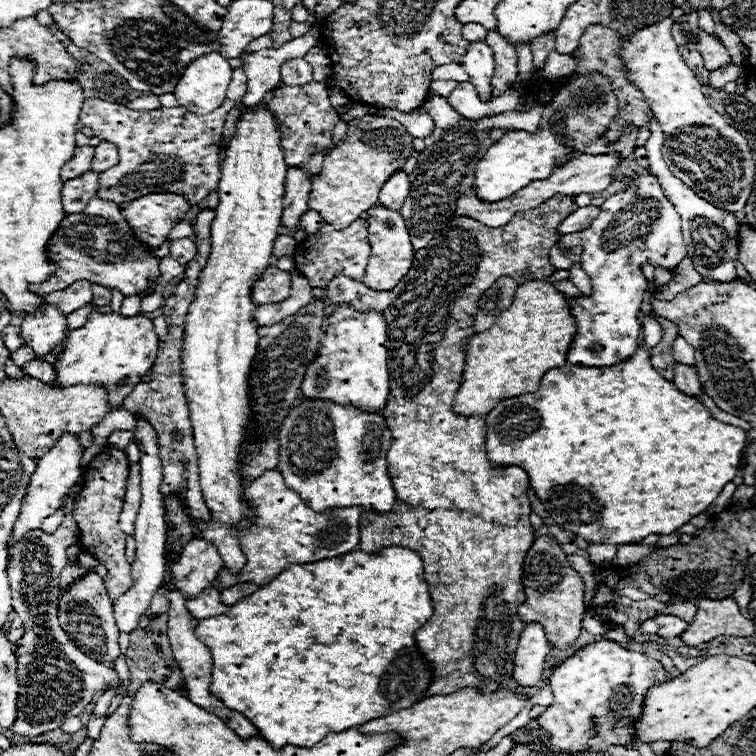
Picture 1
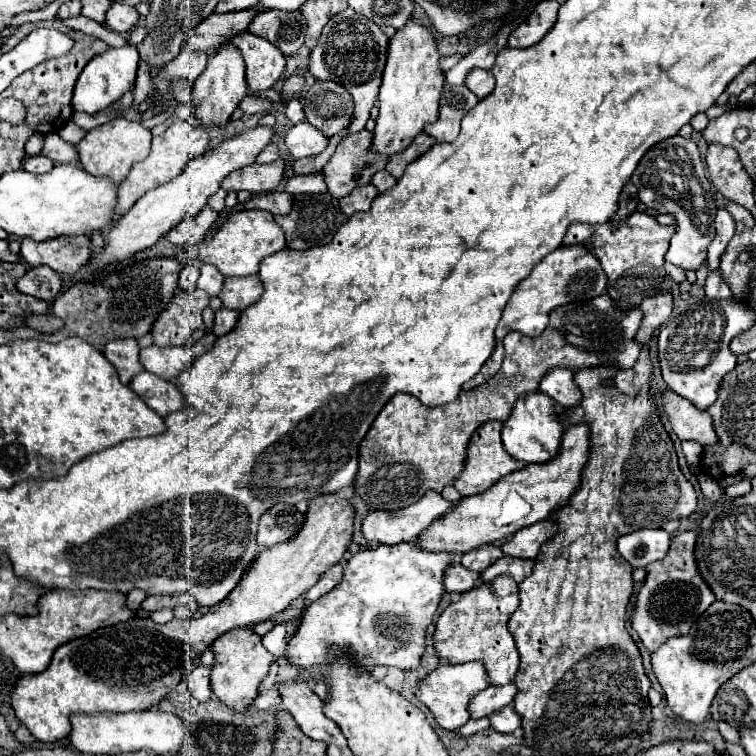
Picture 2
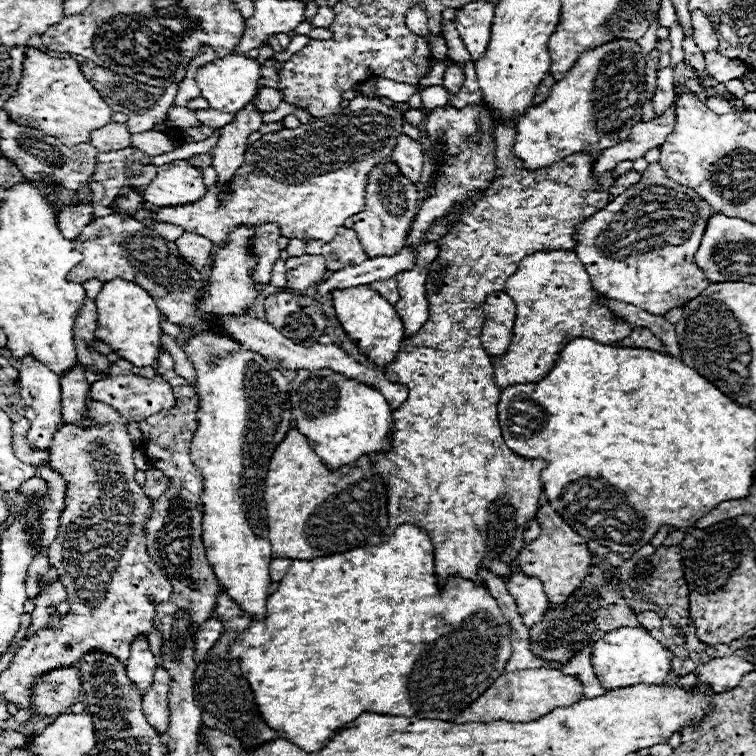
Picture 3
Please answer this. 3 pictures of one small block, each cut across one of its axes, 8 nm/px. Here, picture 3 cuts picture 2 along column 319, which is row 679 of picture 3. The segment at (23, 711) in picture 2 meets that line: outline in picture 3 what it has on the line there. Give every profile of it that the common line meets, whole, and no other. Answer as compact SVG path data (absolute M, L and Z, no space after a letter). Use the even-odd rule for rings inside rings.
M538 668L538 670L520 670L520 672L504 672L480 700L472 702L462 714L458 714L456 722L492 722L492 720L508 720L508 722L530 722L538 720L544 714L552 712L560 706L572 706L582 700L584 686L576 676L568 676L560 670Z

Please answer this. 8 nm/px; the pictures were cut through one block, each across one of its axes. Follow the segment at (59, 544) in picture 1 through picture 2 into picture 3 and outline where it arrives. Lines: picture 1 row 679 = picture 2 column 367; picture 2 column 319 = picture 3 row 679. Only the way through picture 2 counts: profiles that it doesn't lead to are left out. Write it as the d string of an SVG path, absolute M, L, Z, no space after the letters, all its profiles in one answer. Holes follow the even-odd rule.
M58 668L42 676L42 680L34 686L34 696L30 708L46 718L60 716L70 710L82 696L82 684L78 676L78 668Z

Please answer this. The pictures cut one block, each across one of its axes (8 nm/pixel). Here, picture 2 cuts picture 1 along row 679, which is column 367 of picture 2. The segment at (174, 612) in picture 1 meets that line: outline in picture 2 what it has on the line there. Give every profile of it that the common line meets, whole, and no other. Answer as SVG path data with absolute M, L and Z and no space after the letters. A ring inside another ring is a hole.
M372 184L354 188L348 196L340 198L340 208L342 208L342 212L344 212L346 216L352 216L354 212L360 212L360 210L368 210L376 194L378 194L378 190L376 190L376 186L372 186Z

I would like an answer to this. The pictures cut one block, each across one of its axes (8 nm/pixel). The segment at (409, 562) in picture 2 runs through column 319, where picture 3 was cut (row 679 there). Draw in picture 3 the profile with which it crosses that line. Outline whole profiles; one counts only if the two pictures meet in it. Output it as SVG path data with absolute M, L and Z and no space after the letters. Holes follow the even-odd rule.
M616 628L606 632L592 648L592 666L604 688L624 688L636 684L664 684L670 672L670 650L644 628Z

